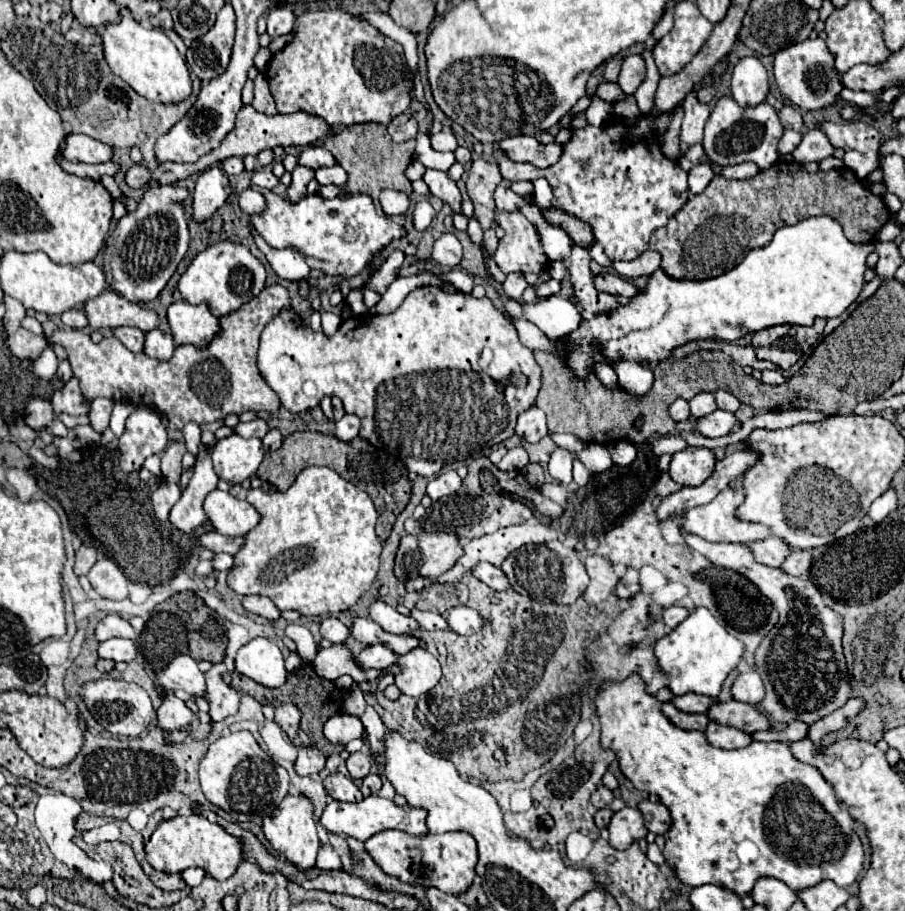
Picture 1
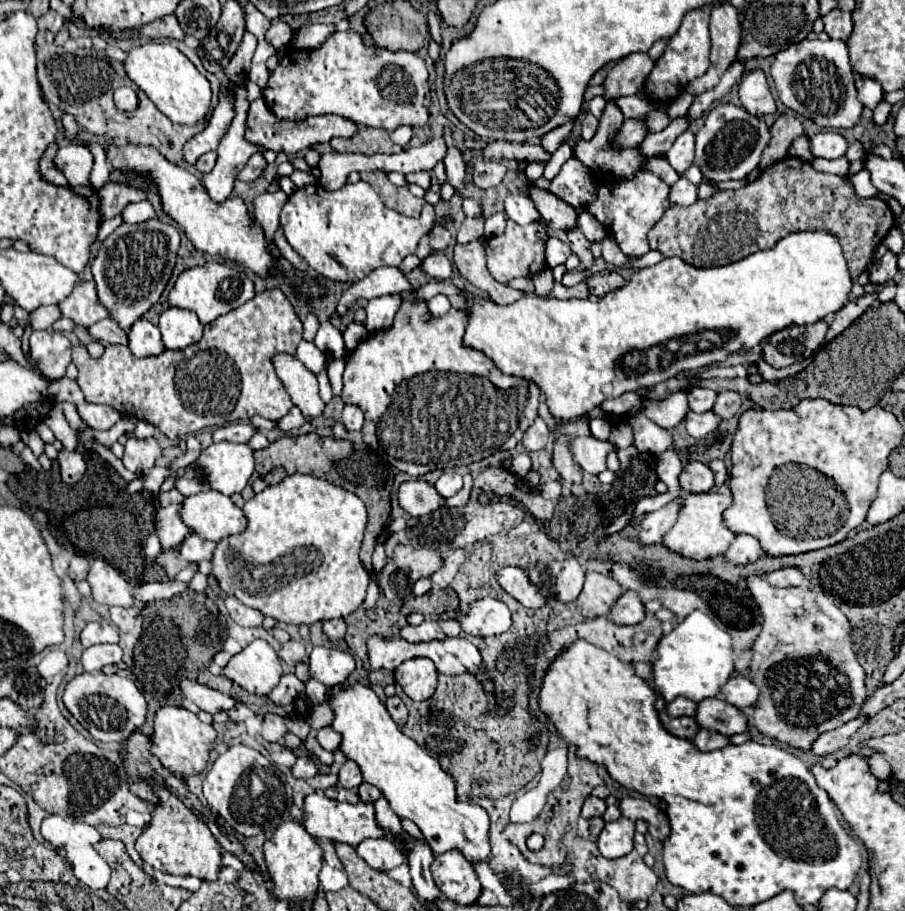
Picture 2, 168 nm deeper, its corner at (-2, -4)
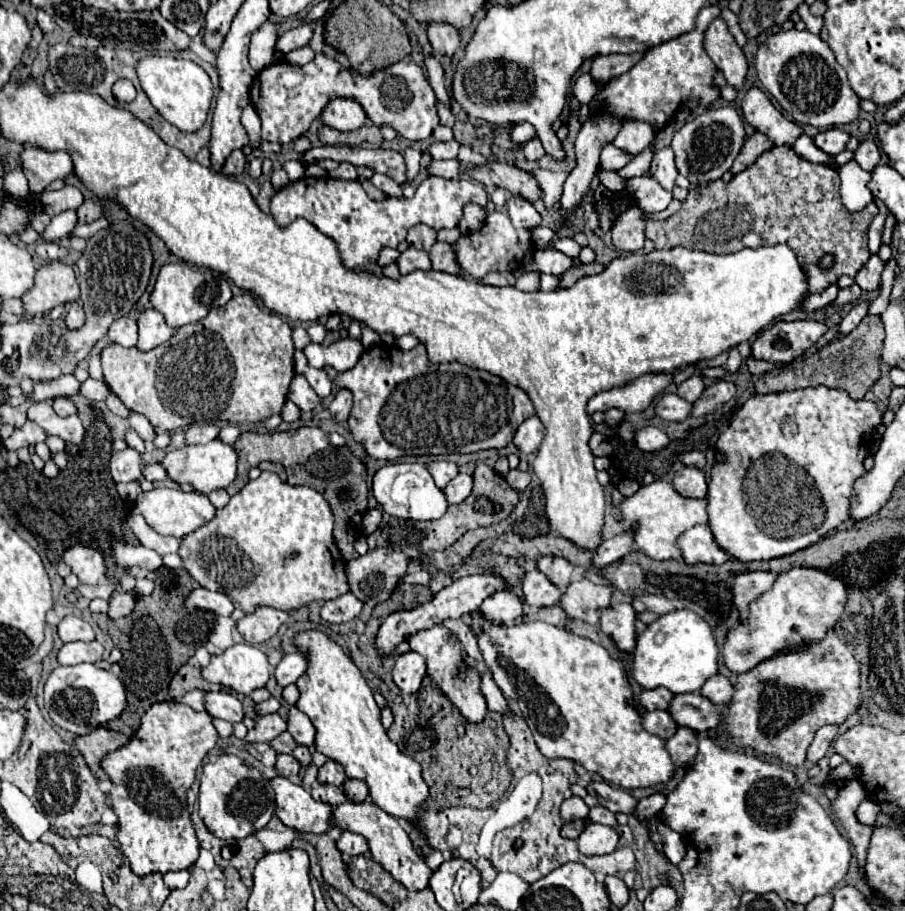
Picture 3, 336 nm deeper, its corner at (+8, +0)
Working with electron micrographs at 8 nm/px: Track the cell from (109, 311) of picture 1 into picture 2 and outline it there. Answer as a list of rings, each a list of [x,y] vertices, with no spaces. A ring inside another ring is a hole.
[[[79,281],[71,291],[71,295],[57,307],[63,317],[69,317],[83,327],[89,327],[95,321],[109,317],[107,309],[97,299],[97,289],[93,281]]]

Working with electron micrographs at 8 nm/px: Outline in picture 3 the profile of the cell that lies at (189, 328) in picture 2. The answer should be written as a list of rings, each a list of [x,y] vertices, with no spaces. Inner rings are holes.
[[[157,309],[143,311],[141,317],[137,319],[137,325],[139,325],[139,341],[137,341],[139,351],[155,349],[157,345],[169,341],[177,331],[175,327],[167,325],[163,313],[159,313]]]

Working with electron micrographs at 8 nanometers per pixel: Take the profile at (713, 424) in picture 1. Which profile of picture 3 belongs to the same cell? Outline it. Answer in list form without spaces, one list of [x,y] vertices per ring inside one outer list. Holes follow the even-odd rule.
[[[663,395],[655,407],[657,415],[667,421],[685,421],[691,415],[691,403],[683,401],[679,395]]]

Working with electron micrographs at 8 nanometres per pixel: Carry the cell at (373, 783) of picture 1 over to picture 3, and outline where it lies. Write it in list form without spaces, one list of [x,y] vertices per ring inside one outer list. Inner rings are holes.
[[[347,779],[347,781],[343,783],[343,791],[345,791],[347,799],[351,799],[351,801],[355,801],[355,803],[365,801],[367,795],[369,795],[367,785],[365,785],[363,781],[359,781],[359,779]]]

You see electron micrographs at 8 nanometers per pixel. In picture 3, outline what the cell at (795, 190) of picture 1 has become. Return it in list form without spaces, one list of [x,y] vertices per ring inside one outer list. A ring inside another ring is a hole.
[[[783,145],[765,151],[751,167],[735,175],[729,183],[713,181],[705,187],[699,187],[697,191],[691,189],[679,213],[663,221],[647,221],[645,237],[655,243],[655,249],[673,249],[681,245],[705,253],[735,253],[745,247],[787,243],[793,251],[797,251],[799,261],[805,265],[805,271],[809,273],[809,291],[821,293],[841,275],[855,277],[855,273],[867,263],[871,255],[867,249],[867,229],[875,215],[877,215],[875,203],[869,203],[865,209],[857,213],[849,213],[839,197],[839,173],[829,165],[815,165],[811,161],[805,161],[793,151],[791,145]],[[827,253],[835,257],[835,263],[833,267],[825,269],[819,265],[819,261]]]

